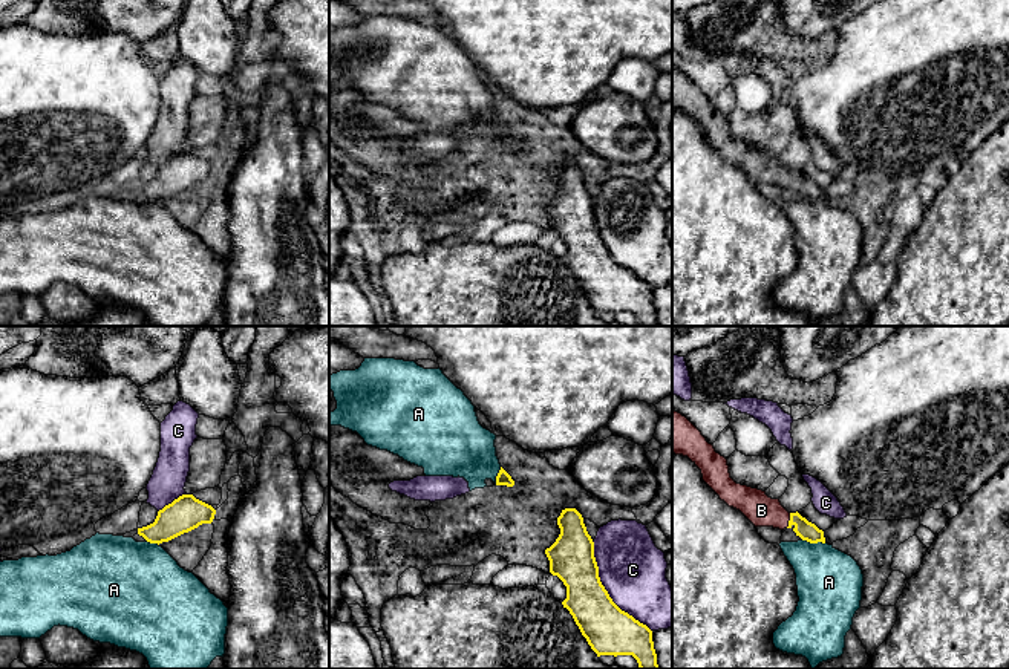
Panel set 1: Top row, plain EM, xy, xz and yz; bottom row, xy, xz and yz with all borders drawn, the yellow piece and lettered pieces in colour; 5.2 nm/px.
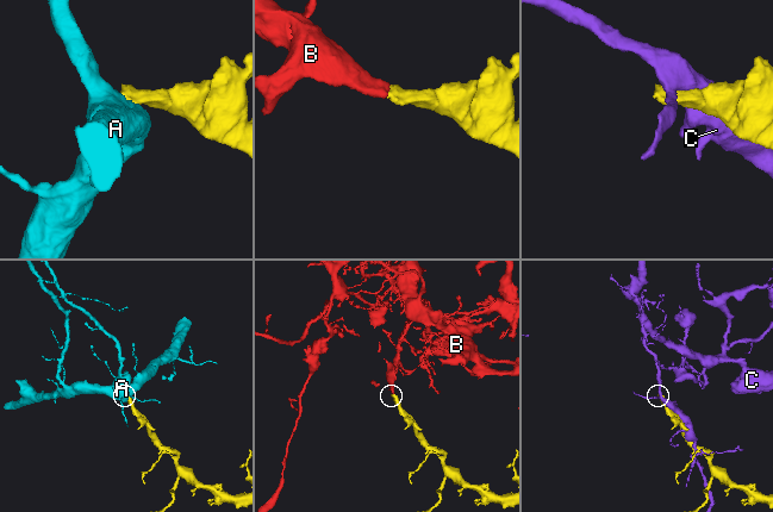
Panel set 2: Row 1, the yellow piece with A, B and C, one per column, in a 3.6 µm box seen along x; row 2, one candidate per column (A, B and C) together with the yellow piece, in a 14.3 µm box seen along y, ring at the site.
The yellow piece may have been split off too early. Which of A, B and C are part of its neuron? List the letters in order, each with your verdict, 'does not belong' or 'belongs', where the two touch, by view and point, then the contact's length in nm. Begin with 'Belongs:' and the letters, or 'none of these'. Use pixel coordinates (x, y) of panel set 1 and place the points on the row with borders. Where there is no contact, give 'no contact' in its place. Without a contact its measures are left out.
Belongs: B
A: does not belong; contact yz (813, 542); length 120 nm
B: belongs; contact yz (789, 521); length 80 nm
C: does not belong; contact xz (605, 590); length 550 nm

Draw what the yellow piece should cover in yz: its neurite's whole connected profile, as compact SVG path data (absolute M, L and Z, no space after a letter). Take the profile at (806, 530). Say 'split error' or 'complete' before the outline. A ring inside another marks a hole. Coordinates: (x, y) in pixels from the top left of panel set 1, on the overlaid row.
split error; M672 409L672 453L687 456L703 475L703 481L729 507L740 510L755 527L792 528L810 543L825 543L824 531L798 511L789 513L766 491L736 484L729 473L727 459L715 452L701 432Z

